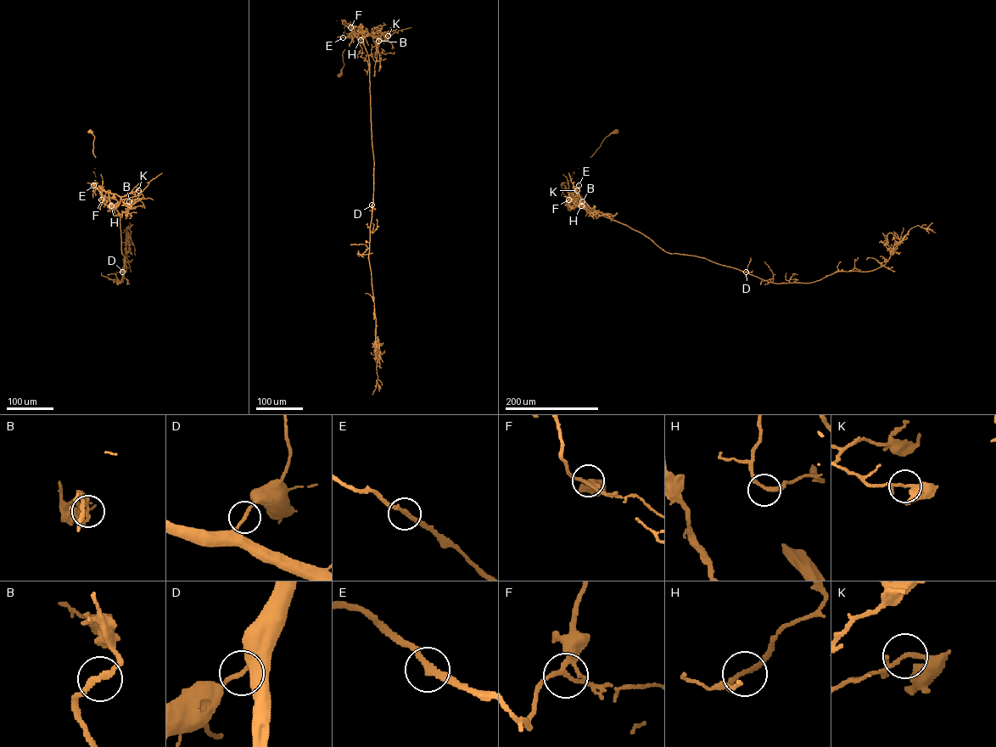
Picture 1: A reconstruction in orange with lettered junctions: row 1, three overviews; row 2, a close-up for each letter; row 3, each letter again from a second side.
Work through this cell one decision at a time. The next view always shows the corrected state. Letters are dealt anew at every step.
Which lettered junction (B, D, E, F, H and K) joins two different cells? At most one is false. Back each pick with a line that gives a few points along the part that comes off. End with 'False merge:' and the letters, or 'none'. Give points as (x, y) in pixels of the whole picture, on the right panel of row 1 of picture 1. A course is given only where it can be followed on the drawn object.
False merge: none

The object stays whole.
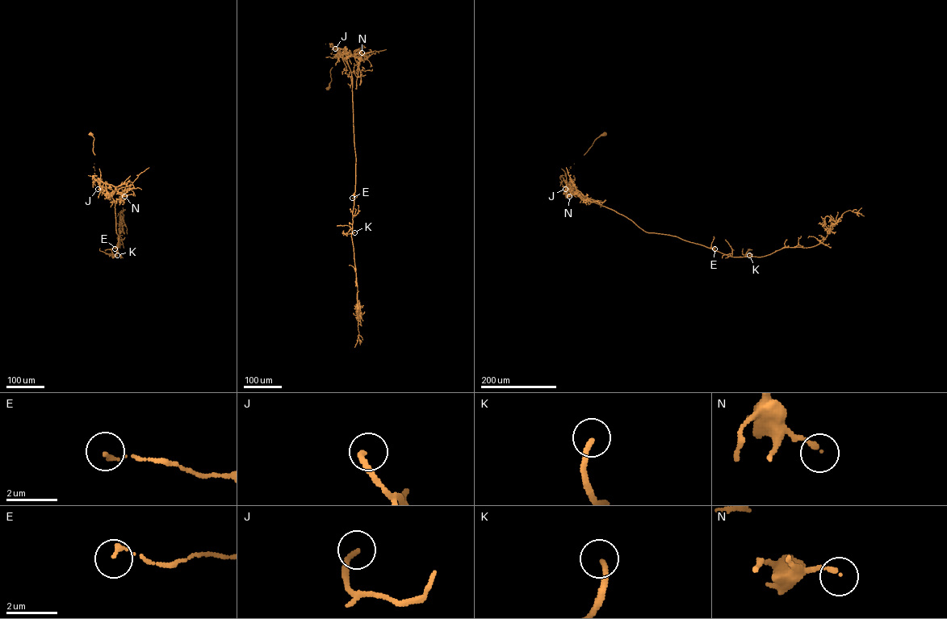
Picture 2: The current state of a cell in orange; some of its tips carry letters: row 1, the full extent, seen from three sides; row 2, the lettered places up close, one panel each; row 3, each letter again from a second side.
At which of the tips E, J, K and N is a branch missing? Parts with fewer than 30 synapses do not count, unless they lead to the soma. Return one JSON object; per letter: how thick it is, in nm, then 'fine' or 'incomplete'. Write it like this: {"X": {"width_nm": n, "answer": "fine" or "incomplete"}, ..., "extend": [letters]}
{"E": {"width_nm": 130, "answer": "fine"}, "J": {"width_nm": 200, "answer": "fine"}, "K": {"width_nm": 200, "answer": "incomplete"}, "N": {"width_nm": 150, "answer": "fine"}, "extend": ["K"]}

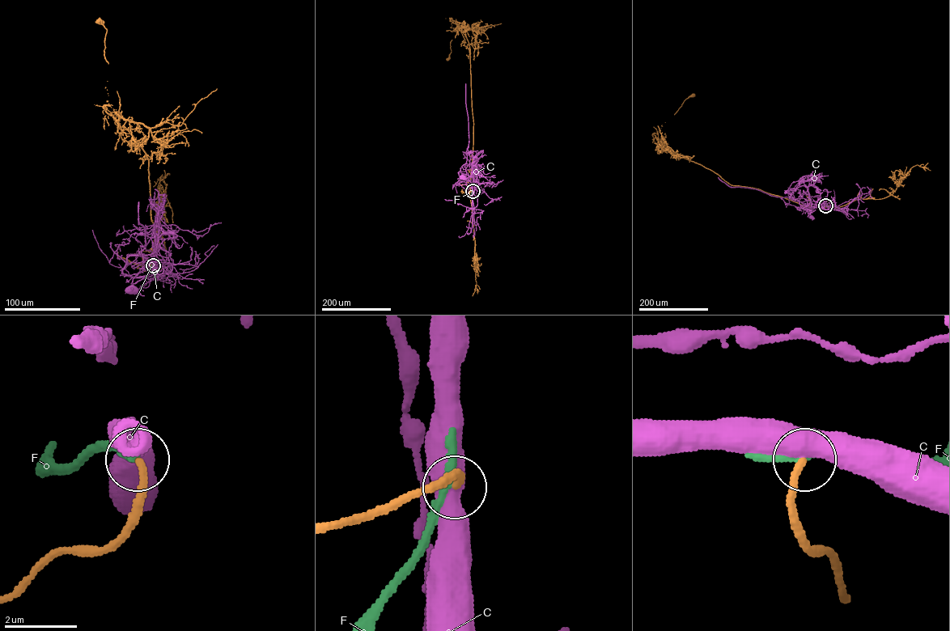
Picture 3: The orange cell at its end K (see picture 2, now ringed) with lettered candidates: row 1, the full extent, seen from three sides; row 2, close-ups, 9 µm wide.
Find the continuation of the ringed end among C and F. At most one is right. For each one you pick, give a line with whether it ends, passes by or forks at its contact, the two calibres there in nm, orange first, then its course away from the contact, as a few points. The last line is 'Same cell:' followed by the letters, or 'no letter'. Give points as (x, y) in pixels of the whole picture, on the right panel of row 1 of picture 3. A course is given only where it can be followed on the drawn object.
Same cell: no letter

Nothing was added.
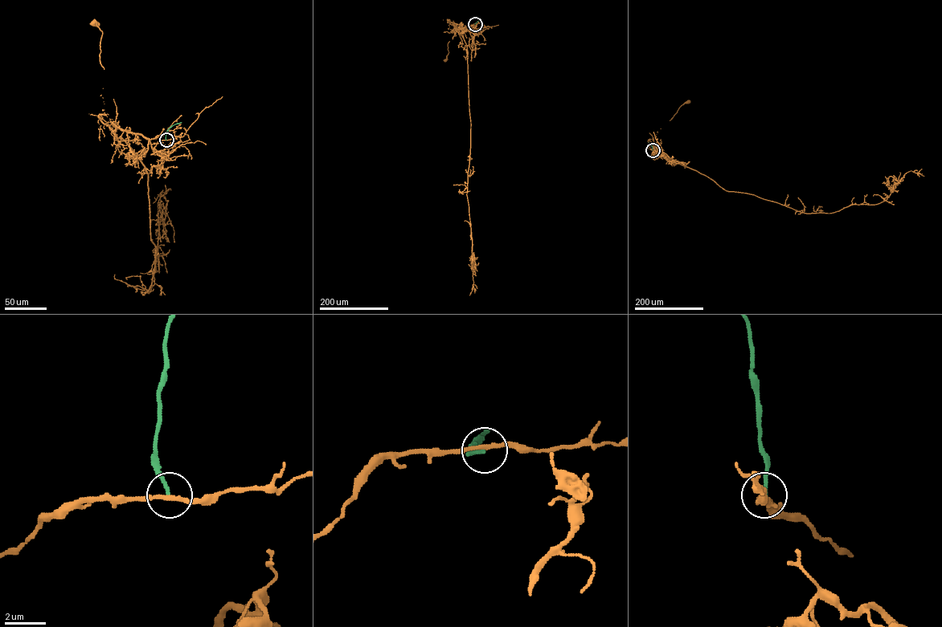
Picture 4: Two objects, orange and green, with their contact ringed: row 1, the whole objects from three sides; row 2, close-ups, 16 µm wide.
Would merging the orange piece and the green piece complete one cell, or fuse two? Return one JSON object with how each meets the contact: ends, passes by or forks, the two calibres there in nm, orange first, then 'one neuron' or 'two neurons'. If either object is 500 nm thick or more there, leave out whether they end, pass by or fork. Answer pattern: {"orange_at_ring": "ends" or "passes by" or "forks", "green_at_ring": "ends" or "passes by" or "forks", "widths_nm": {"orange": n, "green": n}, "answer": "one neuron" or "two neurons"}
{"orange_at_ring": "passes by", "green_at_ring": "ends", "widths_nm": {"orange": 200, "green": 160}, "answer": "two neurons"}

